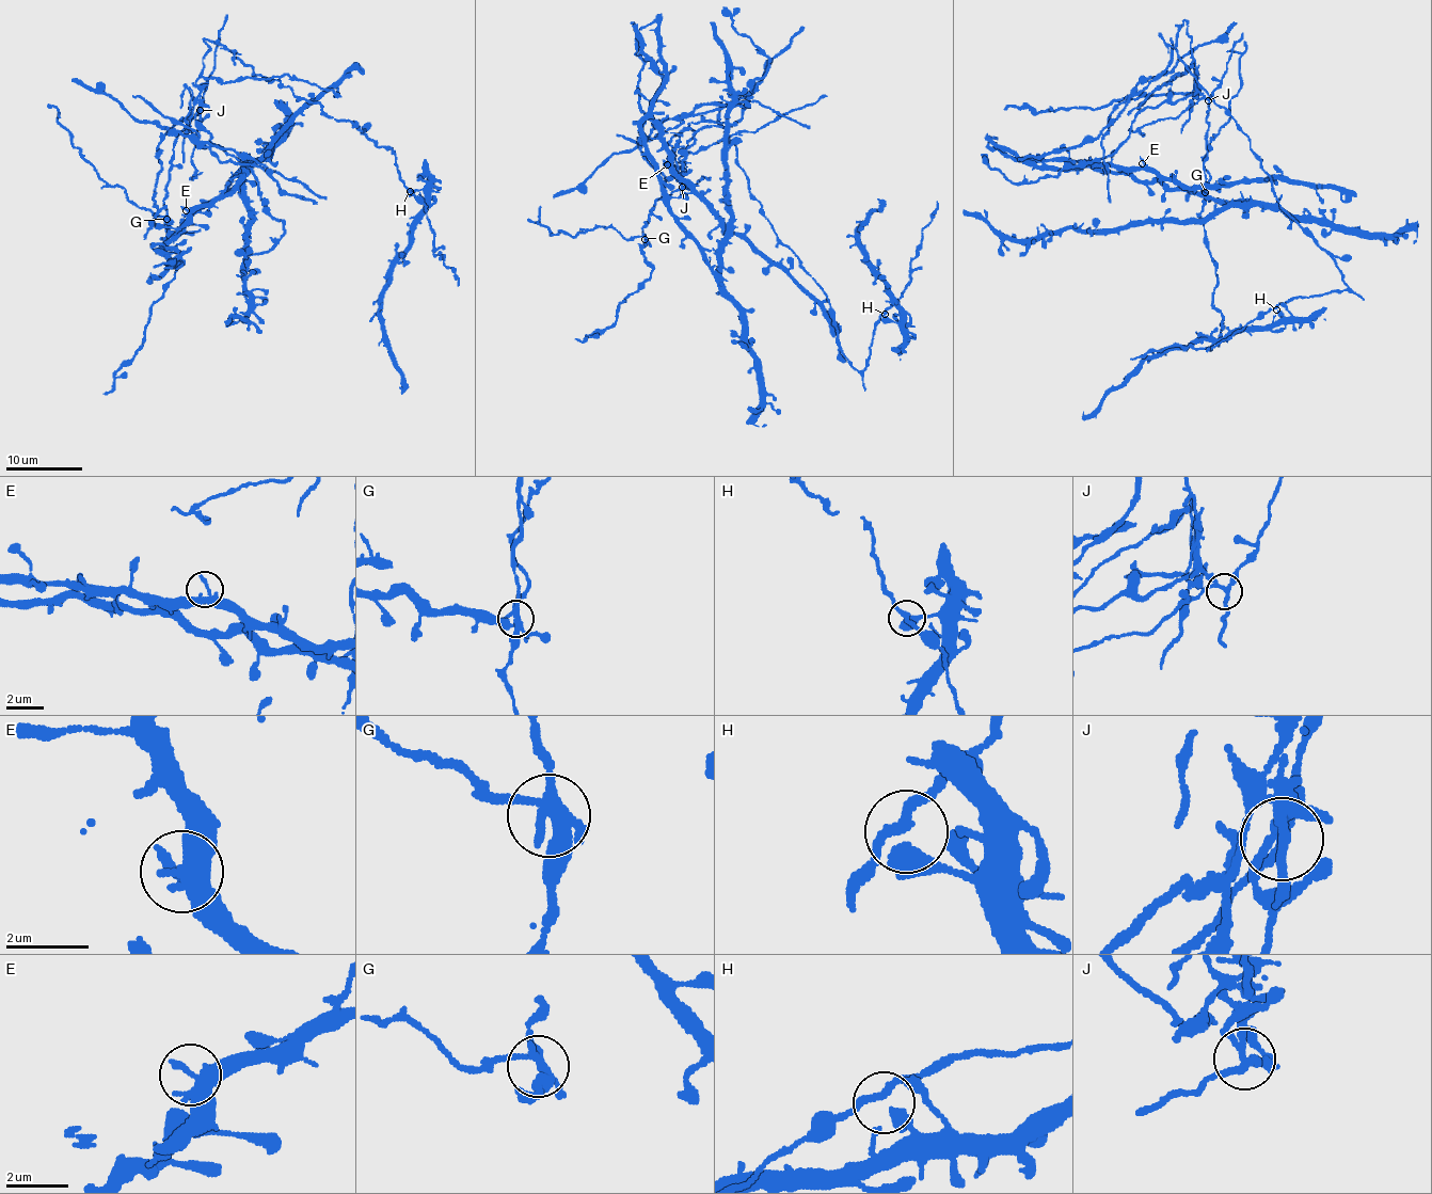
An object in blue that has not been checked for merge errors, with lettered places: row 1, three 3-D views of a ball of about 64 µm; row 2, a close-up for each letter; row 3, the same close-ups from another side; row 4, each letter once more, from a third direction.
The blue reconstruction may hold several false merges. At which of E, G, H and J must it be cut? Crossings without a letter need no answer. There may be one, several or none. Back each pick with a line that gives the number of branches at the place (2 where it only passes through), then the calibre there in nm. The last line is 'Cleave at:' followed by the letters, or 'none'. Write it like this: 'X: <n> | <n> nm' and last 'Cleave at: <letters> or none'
G: 4 | 280 nm
J: 4 | 200 nm
Cleave at: G, J

